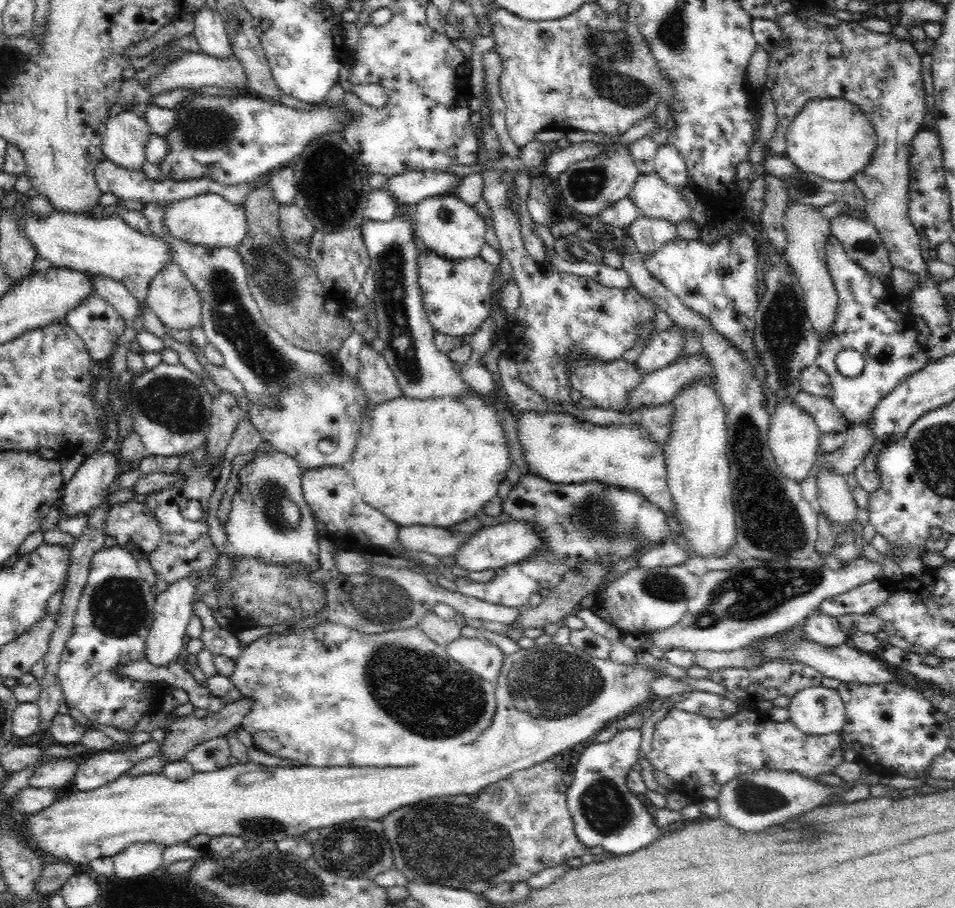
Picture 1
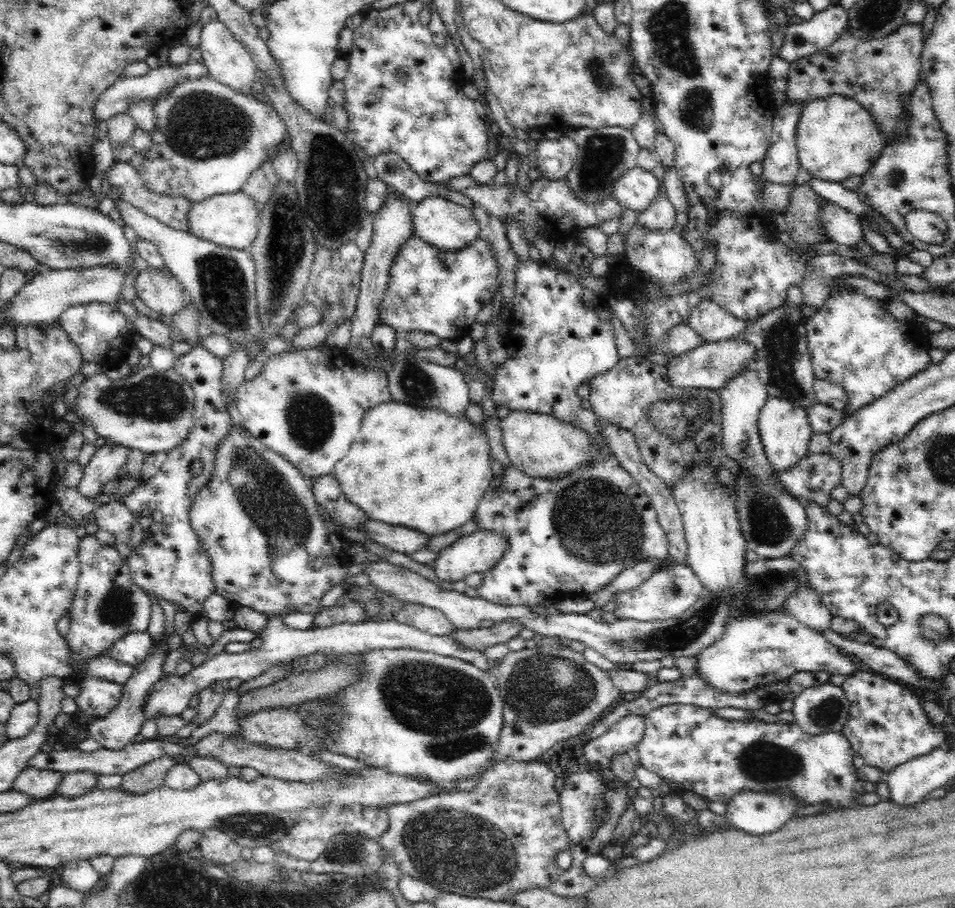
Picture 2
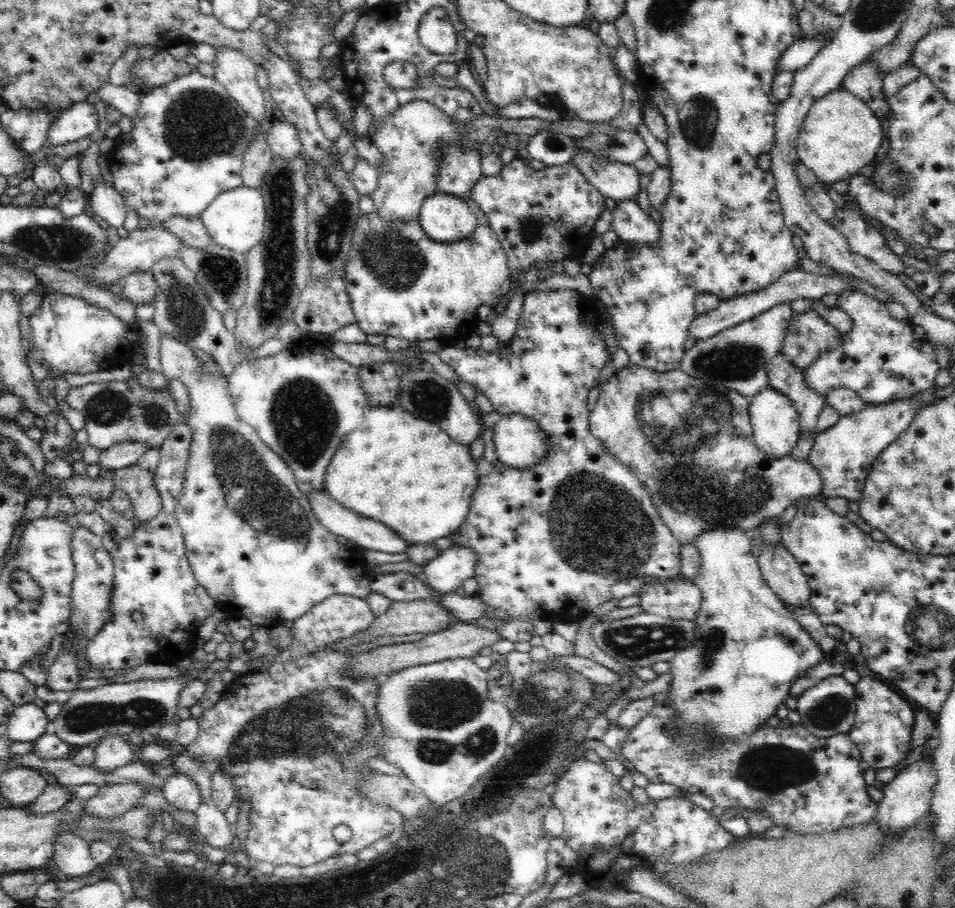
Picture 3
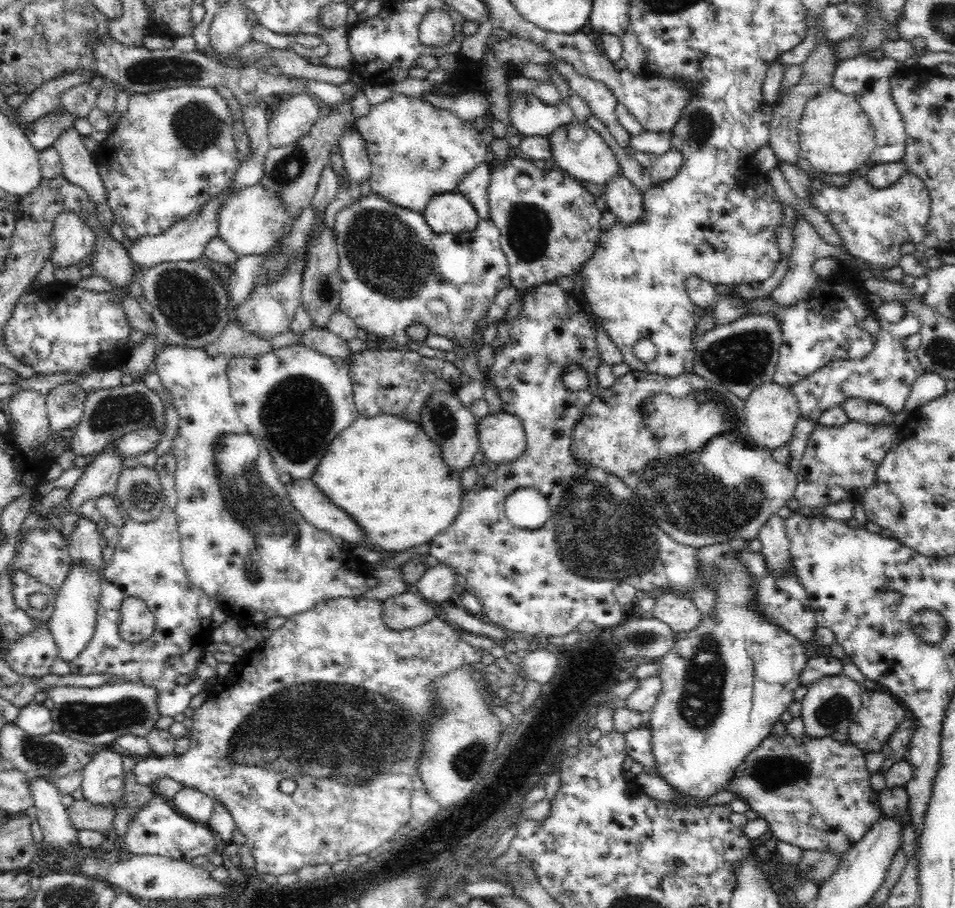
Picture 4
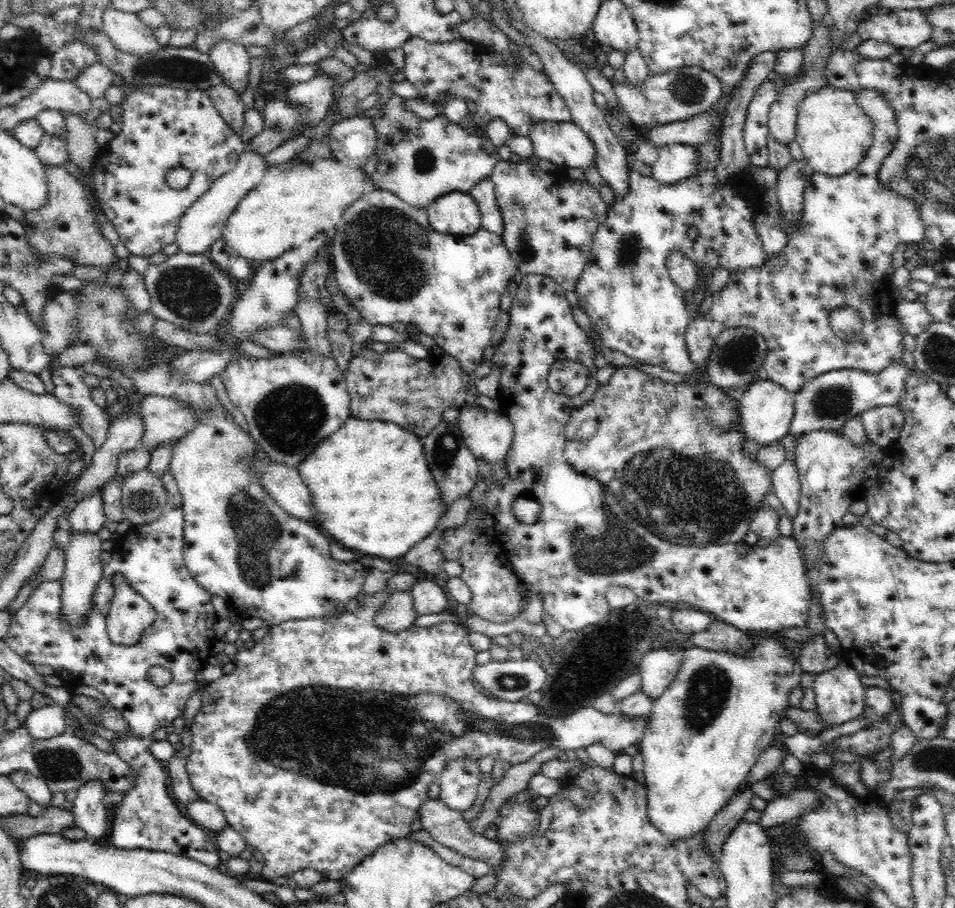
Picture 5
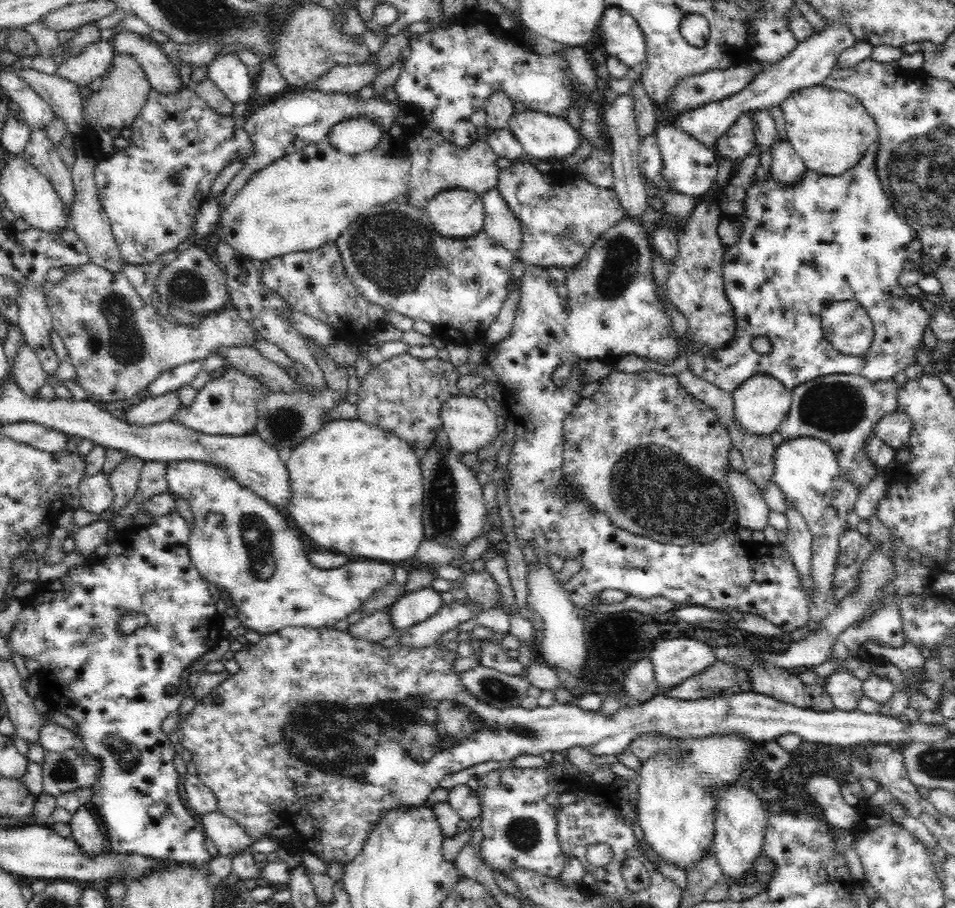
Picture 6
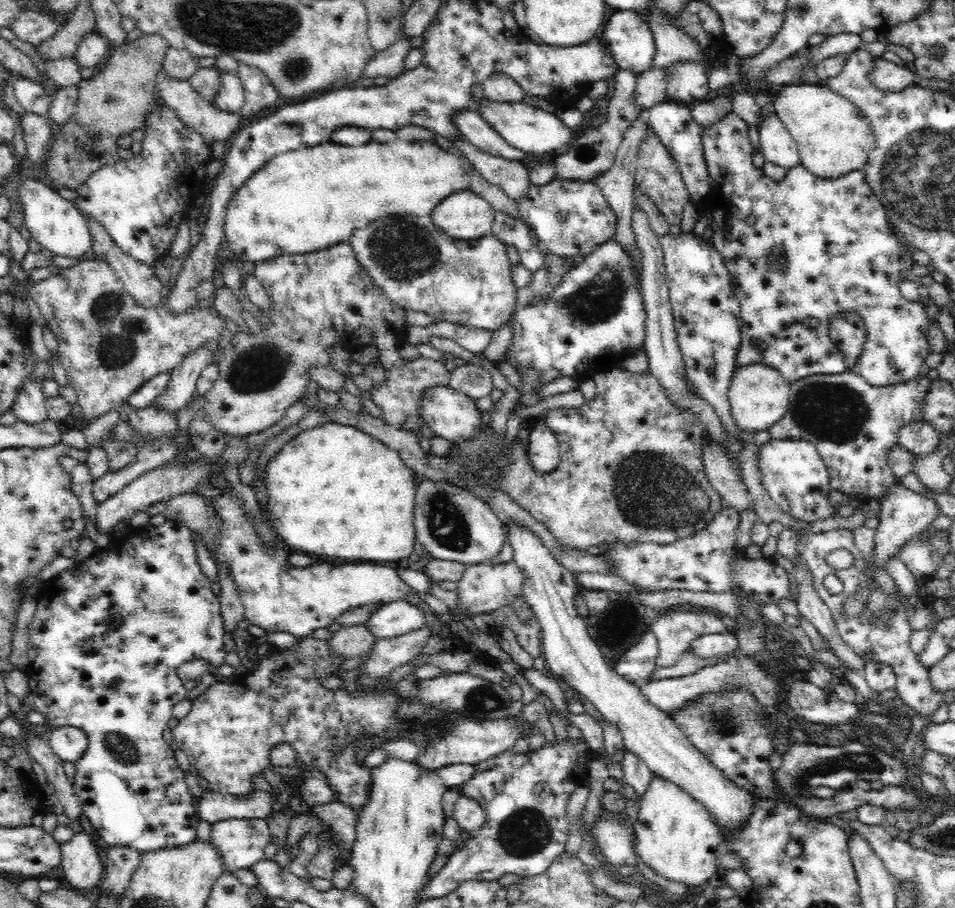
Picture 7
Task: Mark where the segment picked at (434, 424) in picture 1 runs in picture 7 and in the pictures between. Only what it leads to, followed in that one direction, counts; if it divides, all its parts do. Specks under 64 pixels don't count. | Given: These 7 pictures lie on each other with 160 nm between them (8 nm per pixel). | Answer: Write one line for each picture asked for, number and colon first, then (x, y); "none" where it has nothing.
2: (420, 468)
3: (398, 468)
4: (384, 471)
5: (371, 485)
6: (356, 489)
7: (334, 491)

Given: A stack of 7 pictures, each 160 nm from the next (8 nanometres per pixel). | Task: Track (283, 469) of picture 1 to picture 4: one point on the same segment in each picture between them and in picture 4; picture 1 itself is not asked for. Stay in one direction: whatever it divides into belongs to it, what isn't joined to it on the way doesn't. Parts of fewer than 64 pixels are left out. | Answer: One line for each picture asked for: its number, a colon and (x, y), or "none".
2: (256, 517)
3: (252, 541)
4: (230, 499)

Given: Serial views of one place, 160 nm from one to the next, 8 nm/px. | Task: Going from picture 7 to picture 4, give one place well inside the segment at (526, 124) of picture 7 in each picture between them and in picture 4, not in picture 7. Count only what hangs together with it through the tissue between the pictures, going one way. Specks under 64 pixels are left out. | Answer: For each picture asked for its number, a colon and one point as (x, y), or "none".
4: (591, 159)
5: (564, 143)
6: (549, 138)

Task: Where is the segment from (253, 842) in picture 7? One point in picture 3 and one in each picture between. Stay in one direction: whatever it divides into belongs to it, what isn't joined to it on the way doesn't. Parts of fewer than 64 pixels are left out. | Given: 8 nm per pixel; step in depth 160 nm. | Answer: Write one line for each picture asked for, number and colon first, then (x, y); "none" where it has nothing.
3: (182, 793)
4: (191, 804)
5: (203, 814)
6: (230, 839)

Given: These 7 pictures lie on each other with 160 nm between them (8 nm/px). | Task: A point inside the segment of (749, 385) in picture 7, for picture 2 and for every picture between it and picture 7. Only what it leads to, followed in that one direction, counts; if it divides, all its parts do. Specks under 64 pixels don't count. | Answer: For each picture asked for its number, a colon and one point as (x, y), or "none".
2: (784, 429)
3: (774, 421)
4: (771, 411)
5: (765, 409)
6: (759, 404)

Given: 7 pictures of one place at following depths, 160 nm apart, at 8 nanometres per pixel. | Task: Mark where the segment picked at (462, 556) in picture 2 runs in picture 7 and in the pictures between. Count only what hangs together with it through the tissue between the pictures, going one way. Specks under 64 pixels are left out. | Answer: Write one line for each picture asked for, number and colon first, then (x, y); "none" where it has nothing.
3: (452, 567)
4: (436, 584)
5: (428, 596)
6: (416, 606)
7: (394, 619)

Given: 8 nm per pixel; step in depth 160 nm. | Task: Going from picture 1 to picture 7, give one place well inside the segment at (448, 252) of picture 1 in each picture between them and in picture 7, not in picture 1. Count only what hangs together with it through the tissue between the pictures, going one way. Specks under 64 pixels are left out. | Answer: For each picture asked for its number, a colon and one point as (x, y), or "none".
2: (444, 224)
3: (444, 217)
4: (451, 212)
5: (456, 213)
6: (458, 213)
7: (464, 215)

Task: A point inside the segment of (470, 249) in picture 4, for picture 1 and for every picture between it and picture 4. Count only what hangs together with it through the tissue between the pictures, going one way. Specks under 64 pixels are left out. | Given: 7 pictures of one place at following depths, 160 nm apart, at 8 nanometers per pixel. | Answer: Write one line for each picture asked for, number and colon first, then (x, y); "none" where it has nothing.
1: (456, 295)
2: (438, 292)
3: (401, 283)

